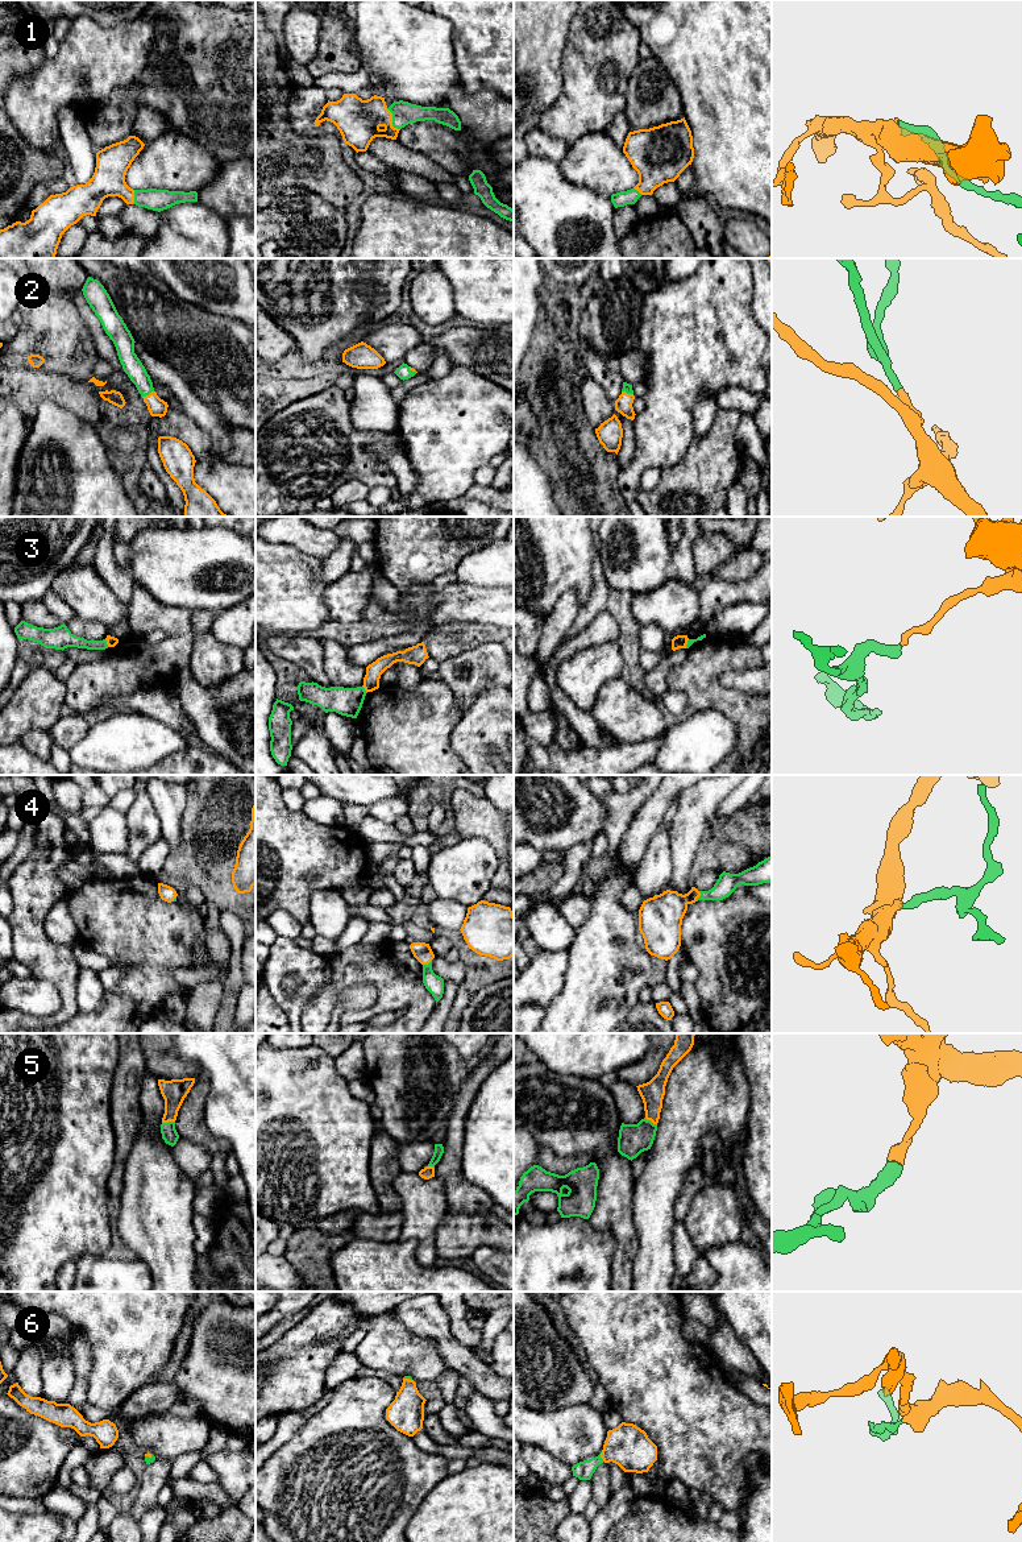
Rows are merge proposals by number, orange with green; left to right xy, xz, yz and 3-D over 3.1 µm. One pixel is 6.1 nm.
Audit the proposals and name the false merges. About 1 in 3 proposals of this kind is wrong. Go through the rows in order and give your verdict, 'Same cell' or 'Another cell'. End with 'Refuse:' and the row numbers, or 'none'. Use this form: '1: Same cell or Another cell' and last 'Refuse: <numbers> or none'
1: Same cell
2: Same cell
3: Another cell
4: Same cell
5: Same cell
6: Same cell
Refuse: 3

